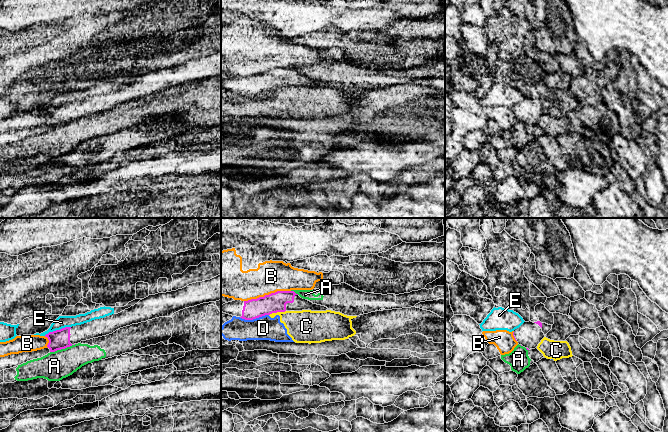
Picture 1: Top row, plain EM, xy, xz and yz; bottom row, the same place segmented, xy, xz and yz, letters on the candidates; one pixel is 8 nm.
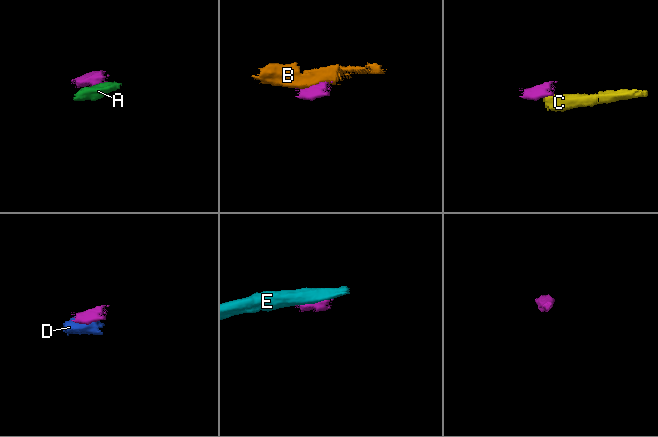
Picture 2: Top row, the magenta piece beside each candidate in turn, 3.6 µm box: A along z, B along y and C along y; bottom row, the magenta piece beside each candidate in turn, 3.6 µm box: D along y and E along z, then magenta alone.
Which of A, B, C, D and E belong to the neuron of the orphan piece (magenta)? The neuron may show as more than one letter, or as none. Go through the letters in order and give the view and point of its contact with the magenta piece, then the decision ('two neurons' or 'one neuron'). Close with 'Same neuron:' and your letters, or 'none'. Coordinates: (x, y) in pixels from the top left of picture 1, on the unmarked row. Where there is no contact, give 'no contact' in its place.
A: xy (61, 124) | two neurons
B: xz (267, 71) | two neurons
C: xz (277, 87) | two neurons
D: xz (253, 94) | two neurons
E: xy (57, 106) | two neurons
Same neuron: none

